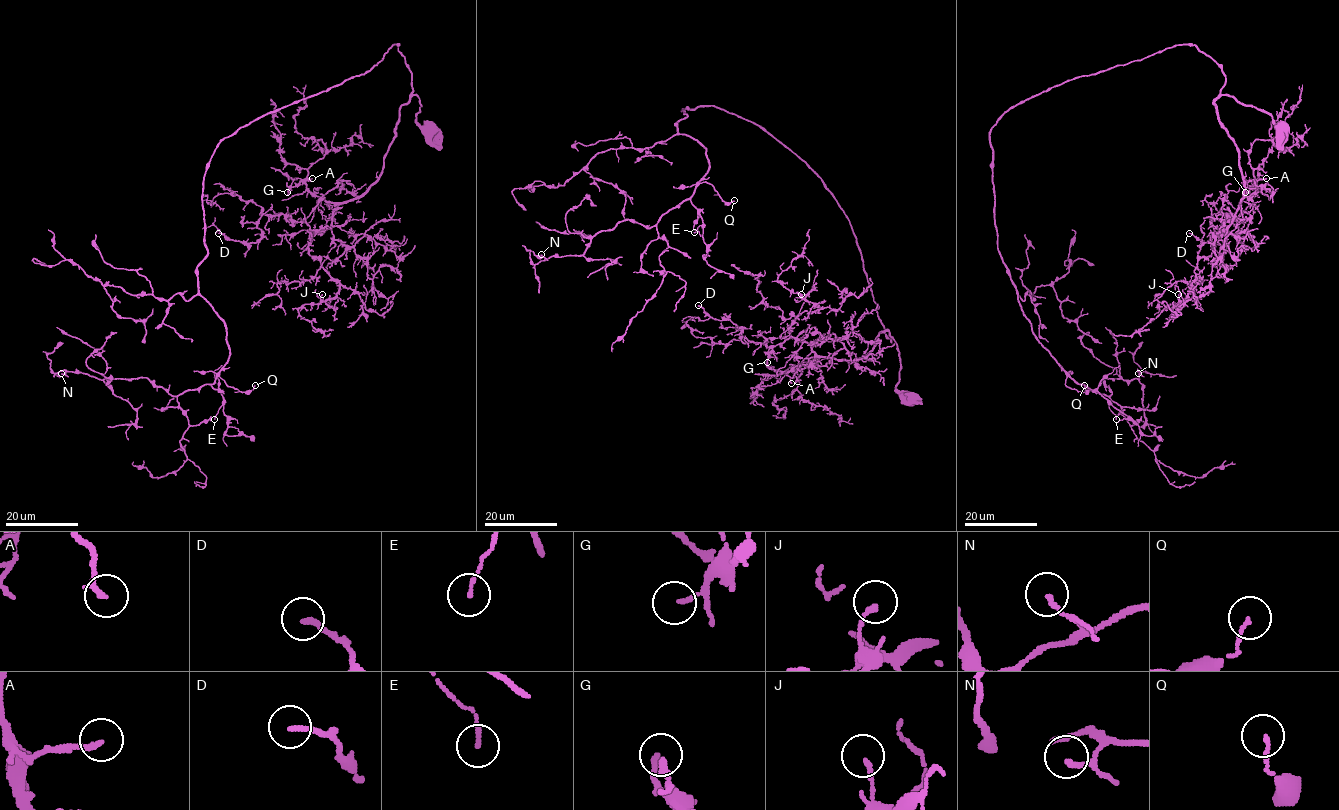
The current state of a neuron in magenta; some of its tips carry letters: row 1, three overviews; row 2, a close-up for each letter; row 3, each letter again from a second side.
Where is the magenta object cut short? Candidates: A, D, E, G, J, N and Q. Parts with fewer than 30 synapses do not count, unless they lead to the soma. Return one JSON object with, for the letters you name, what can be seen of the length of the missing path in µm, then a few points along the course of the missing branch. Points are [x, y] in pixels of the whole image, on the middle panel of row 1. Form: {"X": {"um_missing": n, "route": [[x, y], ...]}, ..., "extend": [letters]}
{"A": {"um_missing": 10, "route": [[791, 383], [797, 386], [811, 385], [818, 397]]}, "D": {"um_missing": 9, "route": [[698, 305], [680, 300], [677, 292]]}, "G": {"um_missing": 9, "route": [[767, 362], [747, 361], [742, 354]]}, "extend": ["A", "D", "G"]}

